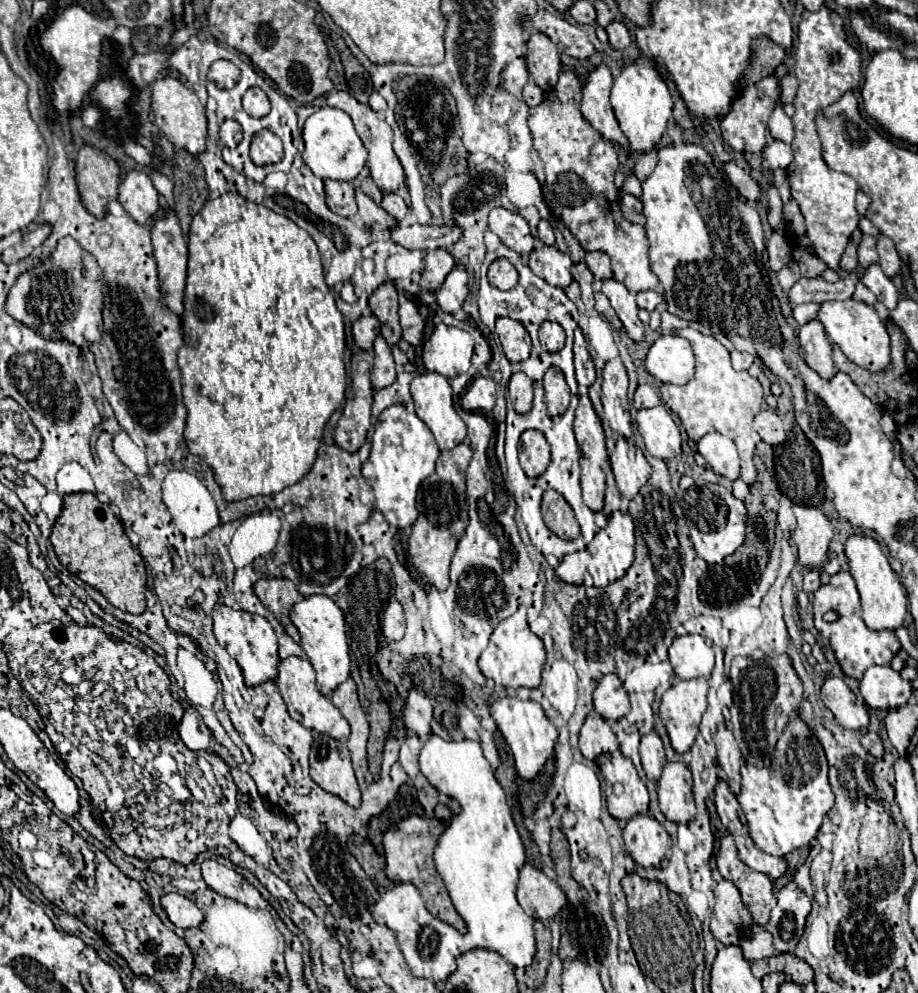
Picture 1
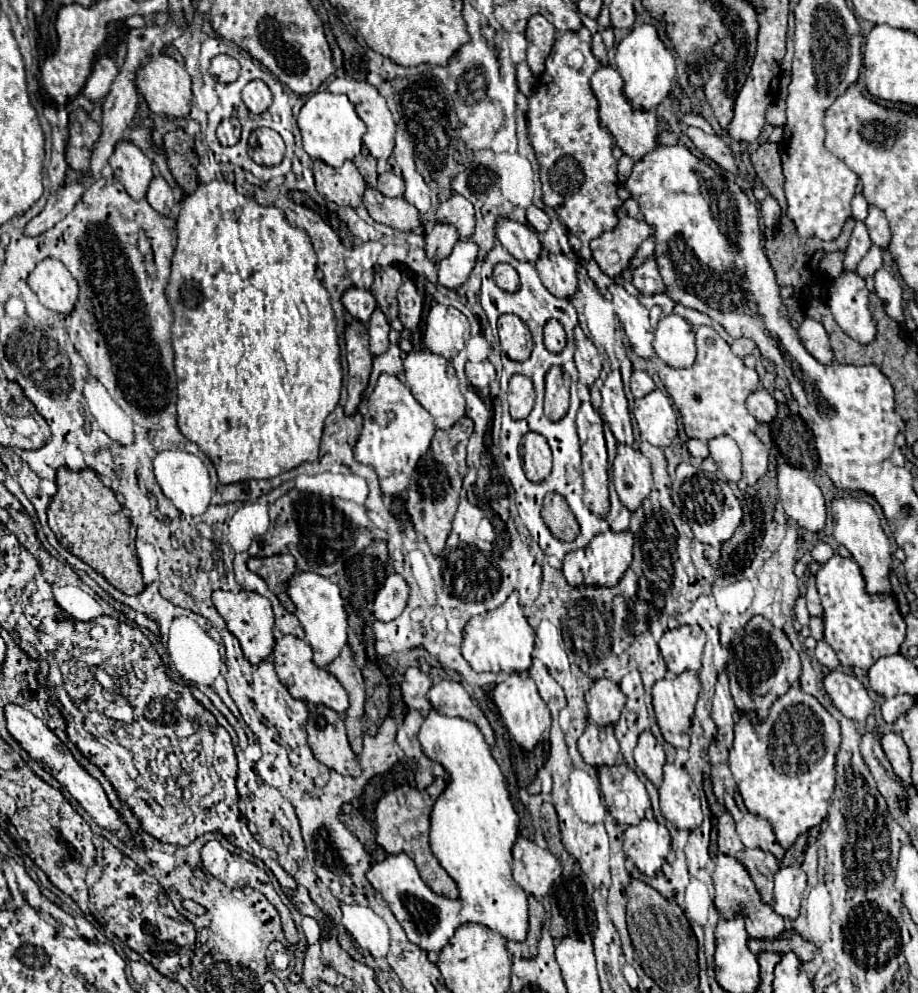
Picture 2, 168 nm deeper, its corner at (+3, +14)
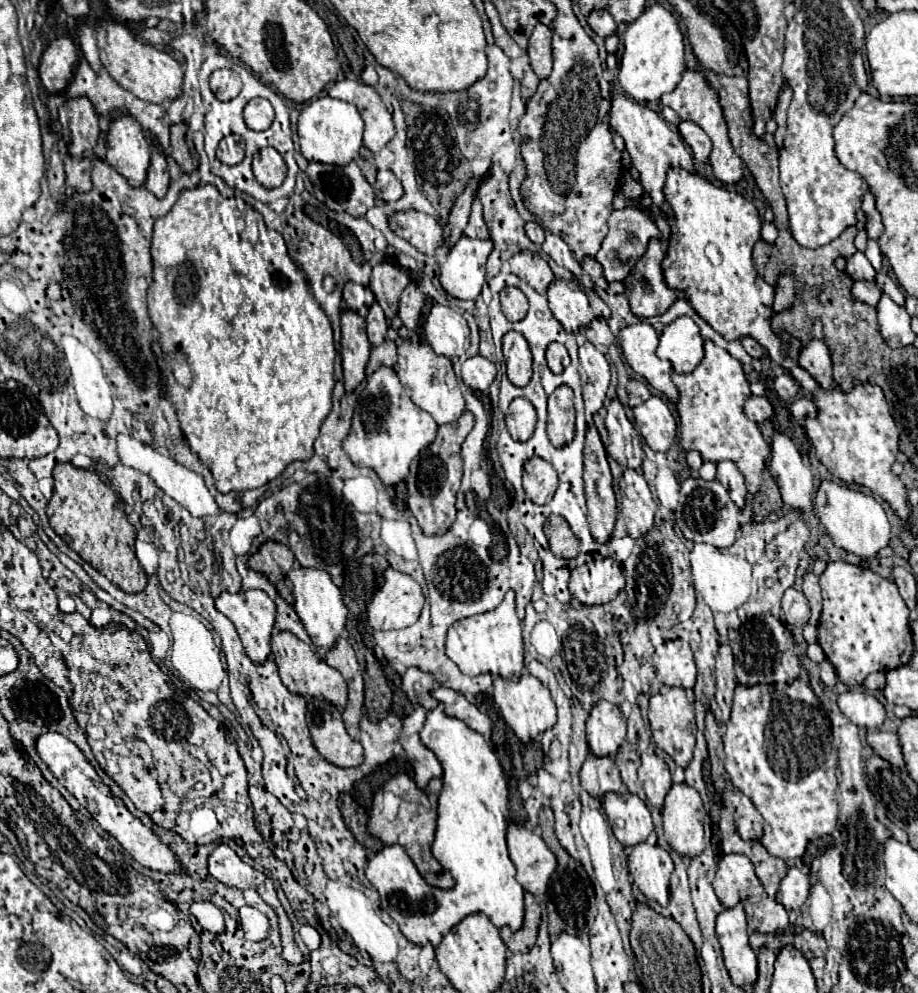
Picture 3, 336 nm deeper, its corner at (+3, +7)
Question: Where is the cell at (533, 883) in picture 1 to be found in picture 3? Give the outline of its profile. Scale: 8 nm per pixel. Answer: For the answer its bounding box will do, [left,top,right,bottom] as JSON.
[507,822,557,894]

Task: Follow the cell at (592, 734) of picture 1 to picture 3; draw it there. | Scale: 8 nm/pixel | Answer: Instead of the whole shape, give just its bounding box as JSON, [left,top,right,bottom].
[581,754,623,798]

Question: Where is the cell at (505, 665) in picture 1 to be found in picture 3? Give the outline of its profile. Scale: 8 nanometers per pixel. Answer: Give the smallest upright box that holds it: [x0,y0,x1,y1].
[445,590,523,680]

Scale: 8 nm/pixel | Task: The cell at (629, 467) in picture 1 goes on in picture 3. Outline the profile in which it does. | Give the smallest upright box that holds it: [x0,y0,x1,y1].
[619,470,657,540]

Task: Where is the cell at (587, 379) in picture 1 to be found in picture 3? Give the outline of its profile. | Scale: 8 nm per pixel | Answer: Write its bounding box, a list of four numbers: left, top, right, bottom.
[579,342,611,414]

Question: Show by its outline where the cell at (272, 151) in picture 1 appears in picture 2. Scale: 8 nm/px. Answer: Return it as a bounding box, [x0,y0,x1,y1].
[249,127,285,165]

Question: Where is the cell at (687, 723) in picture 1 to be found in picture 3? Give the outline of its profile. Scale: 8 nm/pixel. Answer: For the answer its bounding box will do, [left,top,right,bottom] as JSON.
[649,688,695,768]

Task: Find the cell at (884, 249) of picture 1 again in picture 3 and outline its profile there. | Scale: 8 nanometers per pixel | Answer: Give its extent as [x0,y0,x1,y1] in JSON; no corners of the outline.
[861,190,883,240]

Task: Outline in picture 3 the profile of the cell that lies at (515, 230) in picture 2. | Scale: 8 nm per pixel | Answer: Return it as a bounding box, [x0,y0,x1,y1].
[509,252,555,294]

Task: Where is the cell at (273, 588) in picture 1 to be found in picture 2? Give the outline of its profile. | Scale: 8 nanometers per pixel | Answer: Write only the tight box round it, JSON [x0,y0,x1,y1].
[249,555,295,613]

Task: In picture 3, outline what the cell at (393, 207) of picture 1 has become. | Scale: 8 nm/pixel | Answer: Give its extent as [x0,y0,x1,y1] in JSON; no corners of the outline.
[375,170,403,202]

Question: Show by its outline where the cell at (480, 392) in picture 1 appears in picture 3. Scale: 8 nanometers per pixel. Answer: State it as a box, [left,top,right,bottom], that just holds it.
[461,356,495,390]

